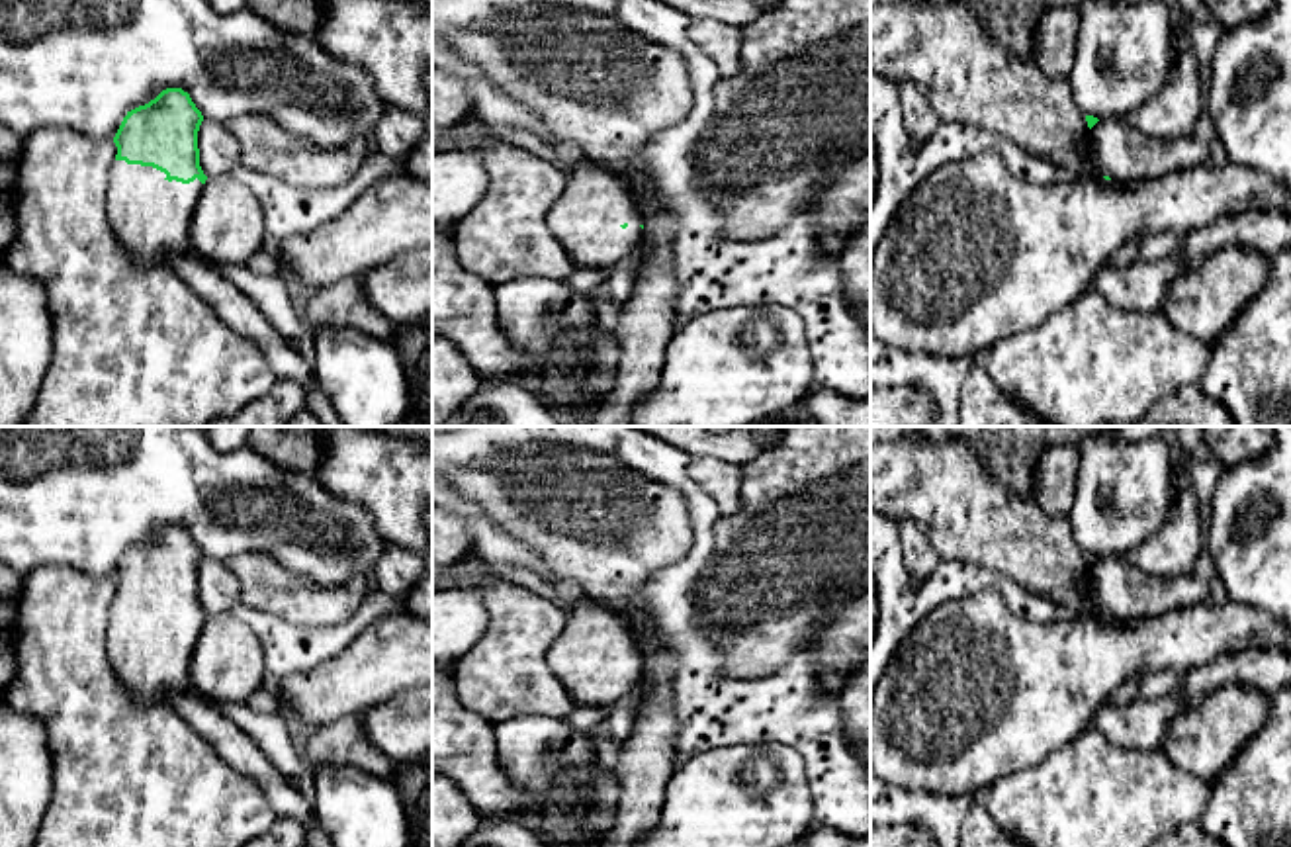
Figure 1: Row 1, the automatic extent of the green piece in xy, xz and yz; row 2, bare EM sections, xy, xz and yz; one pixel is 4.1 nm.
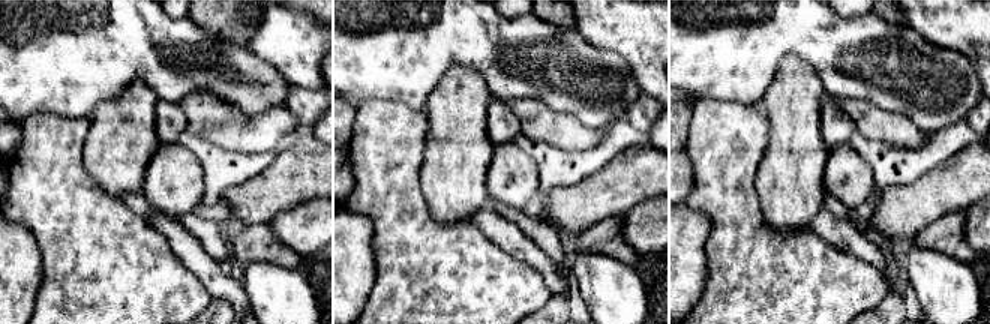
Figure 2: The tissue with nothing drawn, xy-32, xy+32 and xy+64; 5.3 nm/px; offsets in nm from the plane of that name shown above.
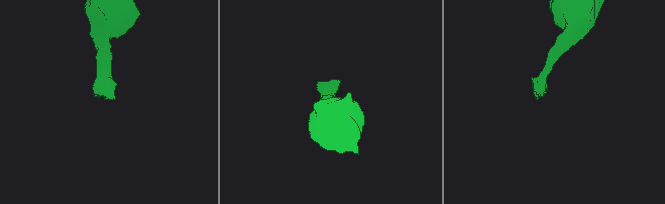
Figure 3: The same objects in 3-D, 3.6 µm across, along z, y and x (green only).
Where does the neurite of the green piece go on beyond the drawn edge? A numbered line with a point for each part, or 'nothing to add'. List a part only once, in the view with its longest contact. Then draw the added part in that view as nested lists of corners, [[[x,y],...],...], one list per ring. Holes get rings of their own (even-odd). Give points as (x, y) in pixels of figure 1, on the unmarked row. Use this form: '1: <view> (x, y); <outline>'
1: xy (149, 654); [[[115,599],[106,640],[113,673],[143,704],[192,692],[190,659],[201,626],[198,616],[190,622],[168,620],[153,604]]]

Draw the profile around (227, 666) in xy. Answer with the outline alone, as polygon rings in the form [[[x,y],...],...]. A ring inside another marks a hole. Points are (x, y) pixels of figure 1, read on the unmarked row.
[[[231,612],[207,616],[190,659],[192,691],[217,704],[245,704],[264,683],[262,646]]]

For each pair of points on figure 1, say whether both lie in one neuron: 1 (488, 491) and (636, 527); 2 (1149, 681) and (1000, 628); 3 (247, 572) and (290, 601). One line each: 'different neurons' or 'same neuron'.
1: same neuron
2: different neurons
3: same neuron

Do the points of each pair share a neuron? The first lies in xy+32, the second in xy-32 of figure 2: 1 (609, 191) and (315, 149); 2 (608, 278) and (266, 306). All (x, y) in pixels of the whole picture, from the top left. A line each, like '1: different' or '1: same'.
1: same
2: same

